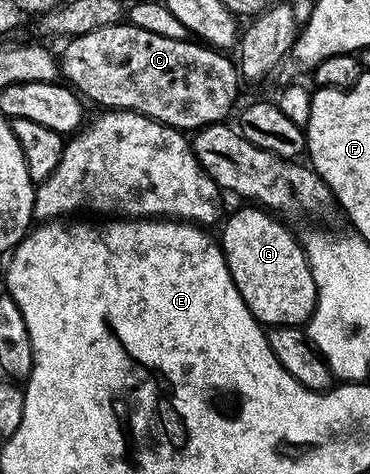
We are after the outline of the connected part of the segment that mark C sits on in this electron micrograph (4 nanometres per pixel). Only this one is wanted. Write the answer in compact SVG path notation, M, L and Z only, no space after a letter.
M122 22L74 36L59 52L59 72L86 101L94 100L102 109L138 112L172 128L196 130L209 124L220 124L237 100L239 73L236 63L224 51L206 46L196 39L176 40L151 34L139 26Z

